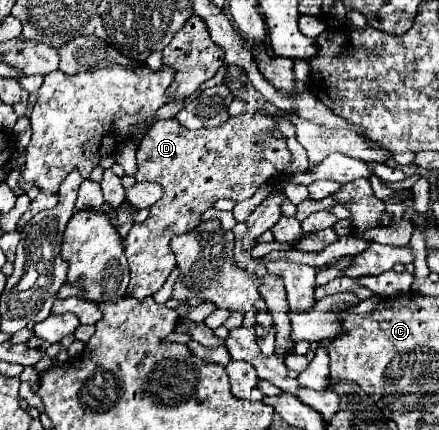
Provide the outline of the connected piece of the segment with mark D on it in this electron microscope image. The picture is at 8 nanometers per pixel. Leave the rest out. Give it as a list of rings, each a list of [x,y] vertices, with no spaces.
[[[249,107],[245,113],[229,117],[223,125],[213,129],[191,131],[173,117],[157,121],[143,135],[137,149],[139,171],[135,181],[159,183],[163,187],[163,199],[151,207],[143,223],[131,227],[123,241],[131,269],[129,297],[145,299],[165,285],[169,273],[175,269],[175,255],[169,249],[171,237],[197,227],[201,215],[211,209],[215,201],[245,201],[253,197],[263,183],[275,183],[285,177],[291,153],[285,141],[269,133],[273,125],[273,117],[263,109]]]

